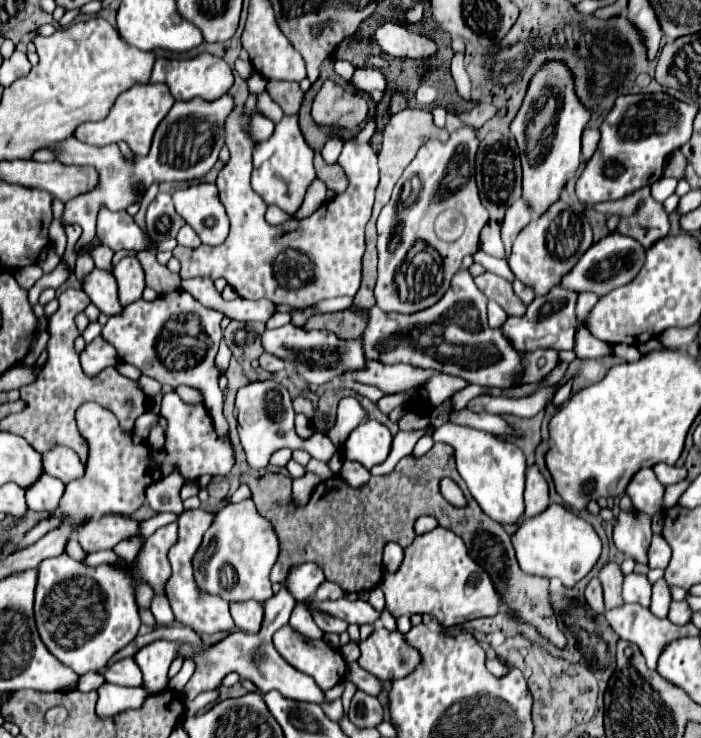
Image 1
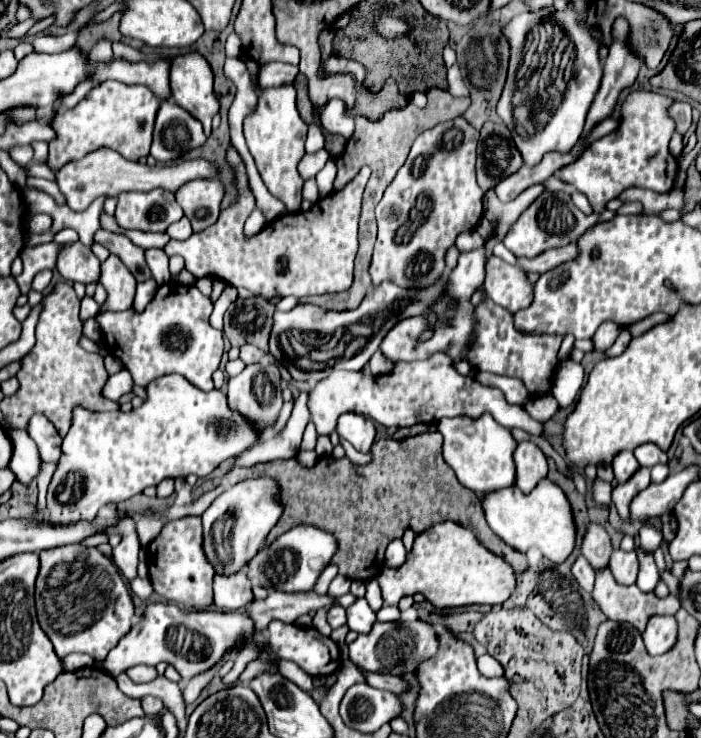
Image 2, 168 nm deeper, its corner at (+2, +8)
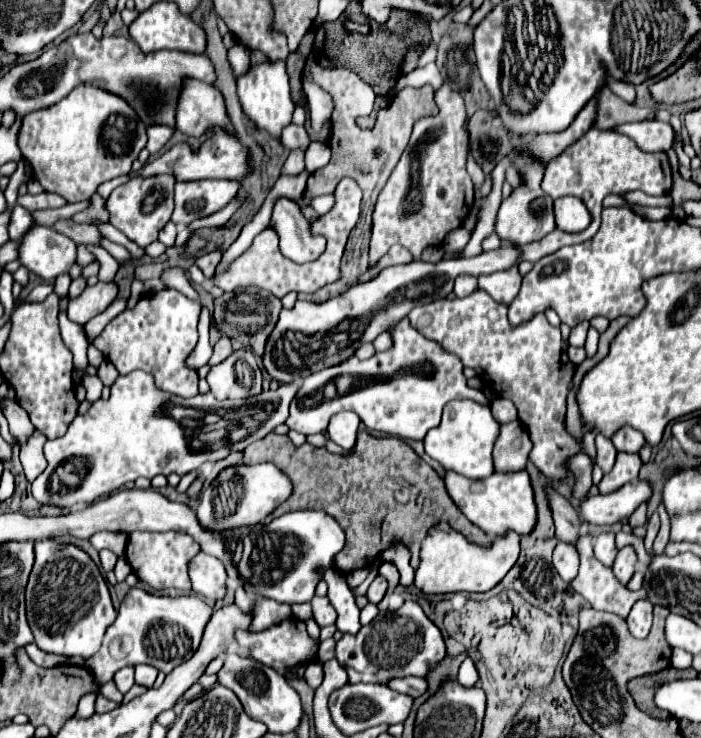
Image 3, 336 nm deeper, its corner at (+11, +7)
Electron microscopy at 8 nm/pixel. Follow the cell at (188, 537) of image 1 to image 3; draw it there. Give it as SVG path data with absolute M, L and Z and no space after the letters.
M130 532L126 542L126 560L136 572L136 576L150 584L154 590L162 588L178 588L182 592L190 592L188 580L188 560L200 552L200 546L192 540L192 536L184 532Z

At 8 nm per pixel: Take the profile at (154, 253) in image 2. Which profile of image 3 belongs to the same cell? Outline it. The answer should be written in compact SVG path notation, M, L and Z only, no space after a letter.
M102 238L102 242L100 242L100 246L102 248L106 248L118 262L128 262L130 260L130 252L128 250L124 250L122 246L118 246L118 244L114 244L114 242L110 242L108 238Z

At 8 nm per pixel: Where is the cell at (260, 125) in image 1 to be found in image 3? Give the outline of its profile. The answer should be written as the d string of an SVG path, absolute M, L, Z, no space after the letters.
M234 42L234 46L228 50L228 60L238 78L240 74L244 74L250 68L250 50L244 44L240 46L240 42Z

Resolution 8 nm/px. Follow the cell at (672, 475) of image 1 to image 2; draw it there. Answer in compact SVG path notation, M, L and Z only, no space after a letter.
M647 443L647 445L641 445L641 447L637 447L637 451L635 451L635 455L637 455L637 461L641 463L641 467L653 467L653 465L659 465L659 463L663 463L663 465L667 465L667 455L657 447L657 445L653 445L653 443Z

